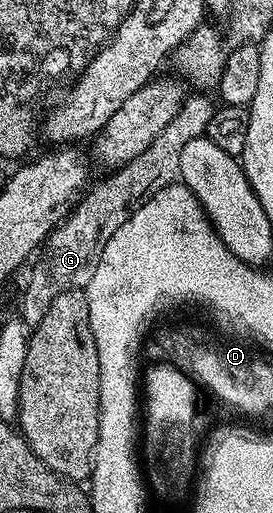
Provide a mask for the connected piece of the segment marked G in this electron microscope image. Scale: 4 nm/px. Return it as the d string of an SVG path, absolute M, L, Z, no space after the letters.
M193 96L181 106L175 119L171 119L171 123L163 127L155 143L151 143L151 147L147 147L143 155L131 159L131 163L121 169L112 170L106 176L109 177L106 181L99 182L97 186L94 184L78 200L69 216L49 234L39 256L32 262L33 270L30 271L29 278L25 281L25 290L21 293L19 316L26 326L37 325L39 319L47 315L47 307L51 307L51 303L55 303L56 297L63 295L63 291L88 287L91 275L95 275L95 267L99 267L99 255L103 255L103 247L107 247L107 239L111 239L111 235L115 235L115 231L119 231L119 227L123 227L123 223L127 223L127 219L131 219L131 215L135 215L135 211L139 211L139 207L143 207L147 199L159 195L163 187L178 180L183 147L187 147L191 139L204 134L215 108L214 102L205 98L208 96Z

